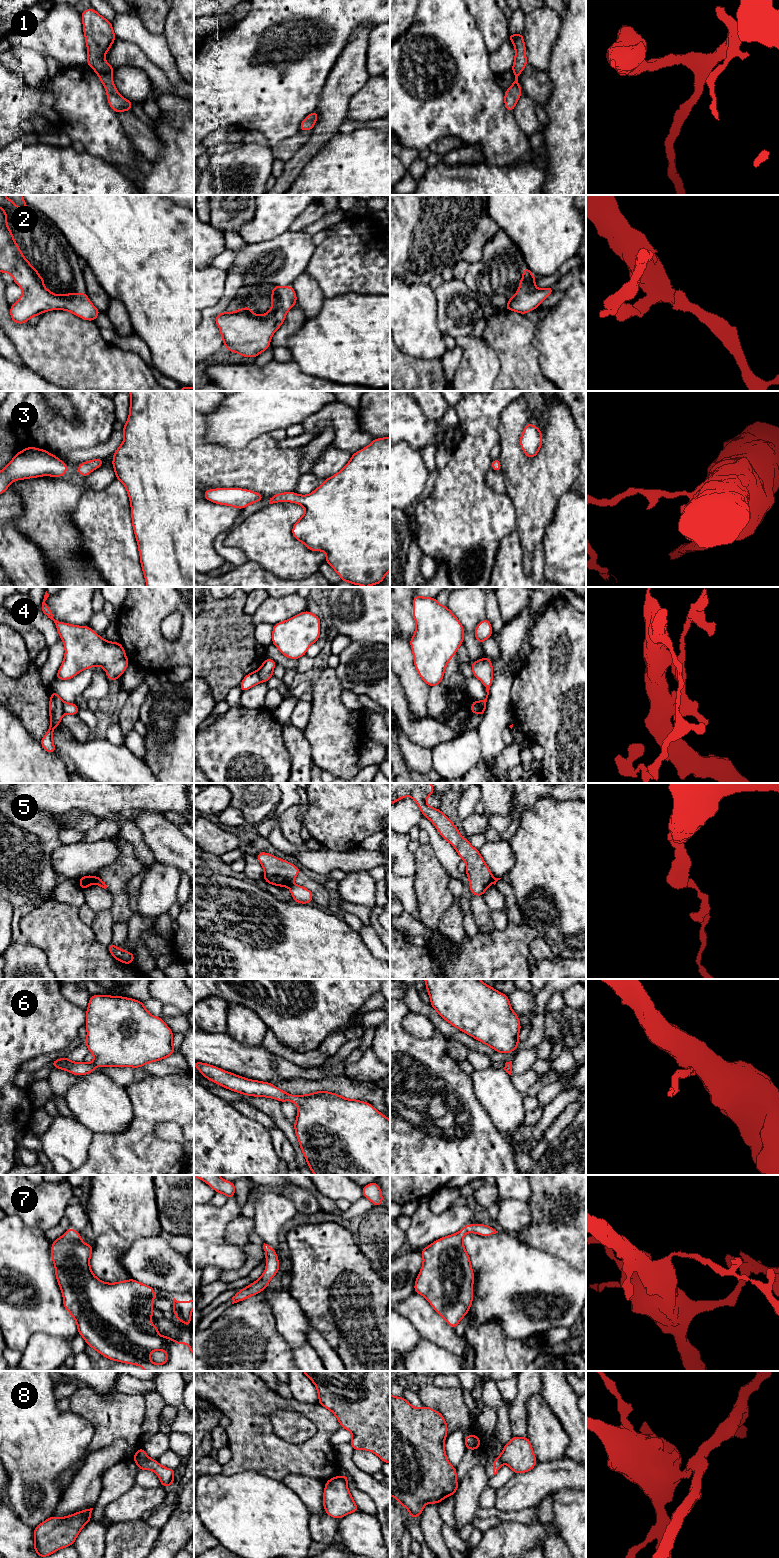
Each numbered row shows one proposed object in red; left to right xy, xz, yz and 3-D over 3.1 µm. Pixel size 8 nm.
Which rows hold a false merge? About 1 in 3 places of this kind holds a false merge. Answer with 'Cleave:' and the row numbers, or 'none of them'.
Cleave: 4, 5, 8

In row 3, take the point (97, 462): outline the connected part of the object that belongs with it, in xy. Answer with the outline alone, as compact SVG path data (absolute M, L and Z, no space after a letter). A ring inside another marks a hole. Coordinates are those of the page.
M96 458L94 460L90 460L87 462L82 462L77 468L76 471L84 476L87 477L93 470L99 468L104 463L103 459Z

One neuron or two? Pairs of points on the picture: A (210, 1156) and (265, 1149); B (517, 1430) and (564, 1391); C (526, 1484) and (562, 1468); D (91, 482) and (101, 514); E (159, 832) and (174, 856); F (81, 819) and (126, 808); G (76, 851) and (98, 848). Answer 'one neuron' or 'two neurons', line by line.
A: one neuron
B: two neurons
C: one neuron
D: two neurons
E: one neuron
F: two neurons
G: one neuron

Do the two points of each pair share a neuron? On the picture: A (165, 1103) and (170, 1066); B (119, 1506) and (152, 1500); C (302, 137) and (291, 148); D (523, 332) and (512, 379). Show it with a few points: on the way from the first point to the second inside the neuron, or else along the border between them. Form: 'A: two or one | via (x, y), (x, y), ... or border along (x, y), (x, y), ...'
A: two | border along (183, 1072), (162, 1076), (150, 1074)
B: one | via (127, 1506), (130, 1506), (137, 1500), (144, 1500)
C: one | via (299, 140), (294, 145)
D: one | via (517, 344), (517, 367)

